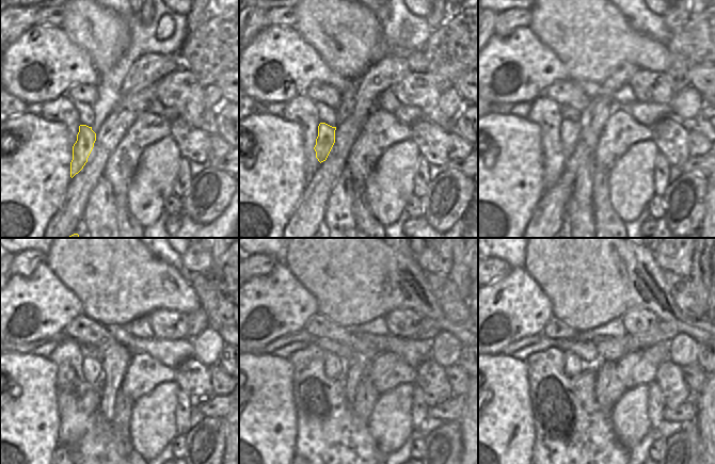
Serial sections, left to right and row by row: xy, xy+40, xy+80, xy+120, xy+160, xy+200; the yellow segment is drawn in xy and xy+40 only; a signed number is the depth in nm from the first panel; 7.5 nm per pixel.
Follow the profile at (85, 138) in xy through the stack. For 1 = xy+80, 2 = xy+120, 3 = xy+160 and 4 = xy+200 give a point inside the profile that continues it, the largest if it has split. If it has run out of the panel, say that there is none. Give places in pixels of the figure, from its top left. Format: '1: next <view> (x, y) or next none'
1: next xy+80 (569, 131)
2: next xy+120 (92, 367)
3: next xy+160 (334, 367)
4: next xy+200 (573, 365)

